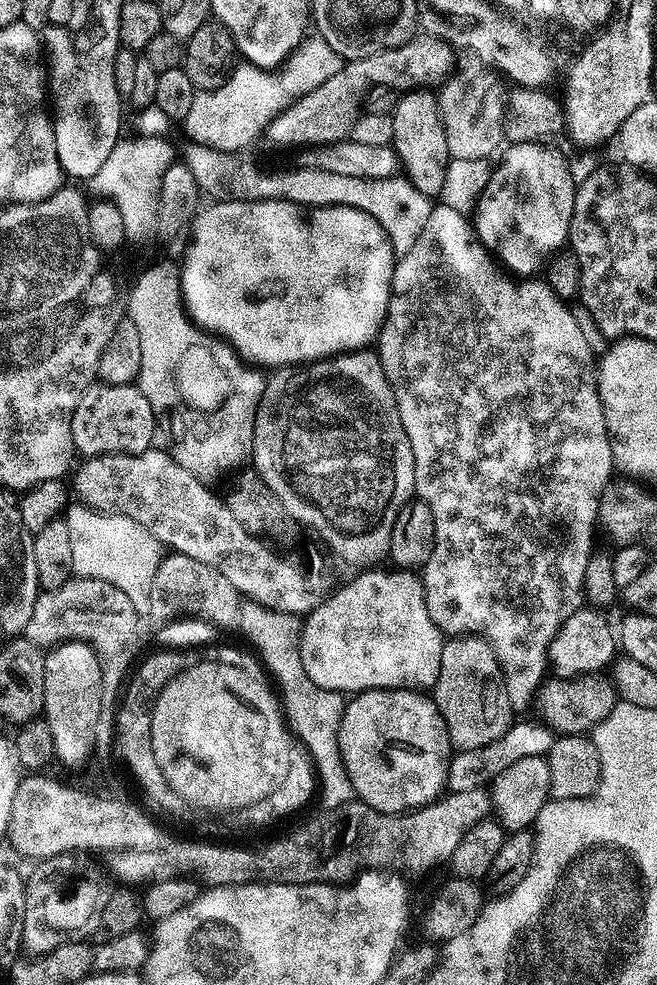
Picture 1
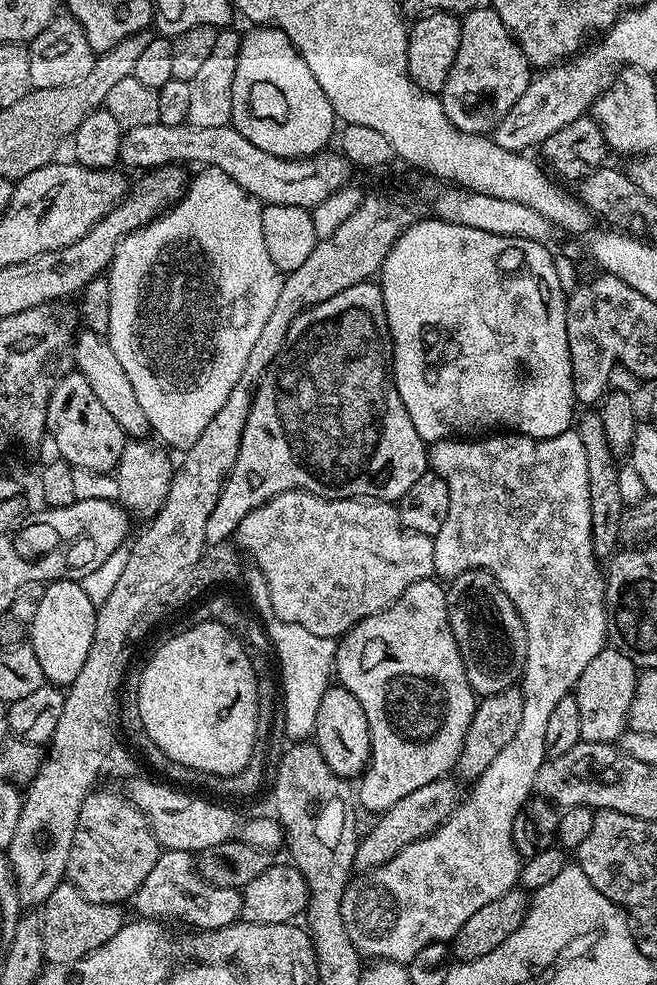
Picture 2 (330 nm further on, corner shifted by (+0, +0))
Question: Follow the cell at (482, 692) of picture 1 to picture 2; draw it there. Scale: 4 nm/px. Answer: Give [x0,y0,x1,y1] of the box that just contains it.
[446,568,528,698]

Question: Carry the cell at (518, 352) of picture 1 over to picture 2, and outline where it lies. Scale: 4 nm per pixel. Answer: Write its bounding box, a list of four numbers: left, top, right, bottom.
[340,430,610,965]

